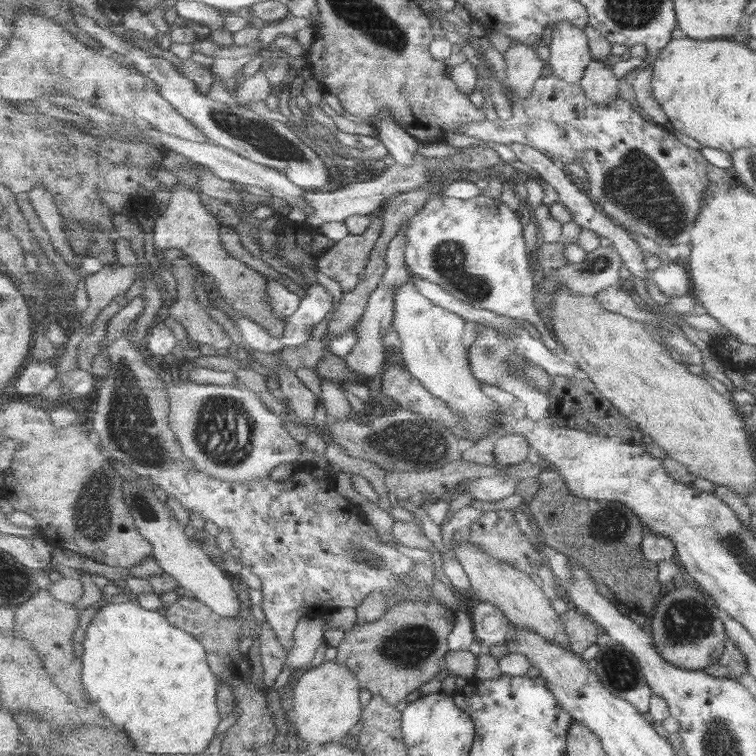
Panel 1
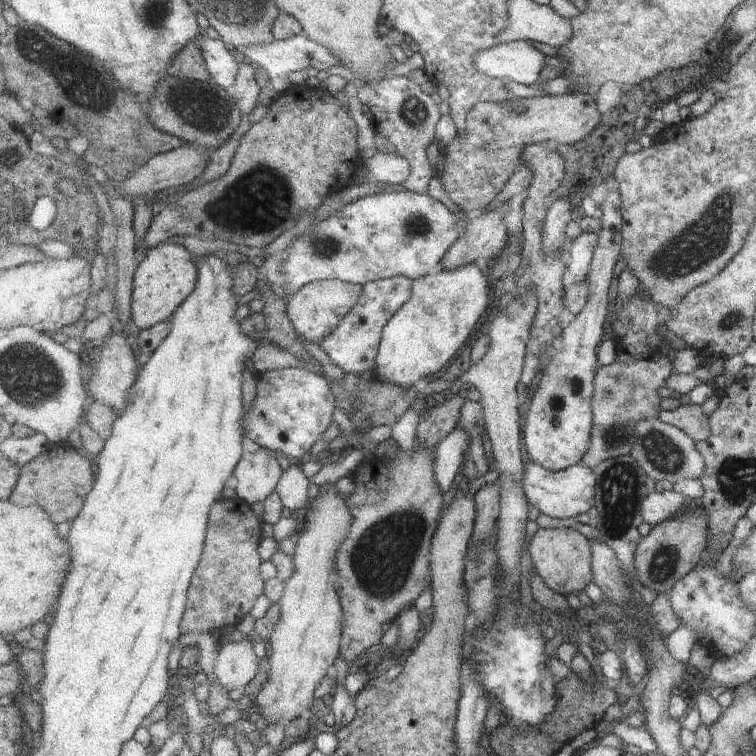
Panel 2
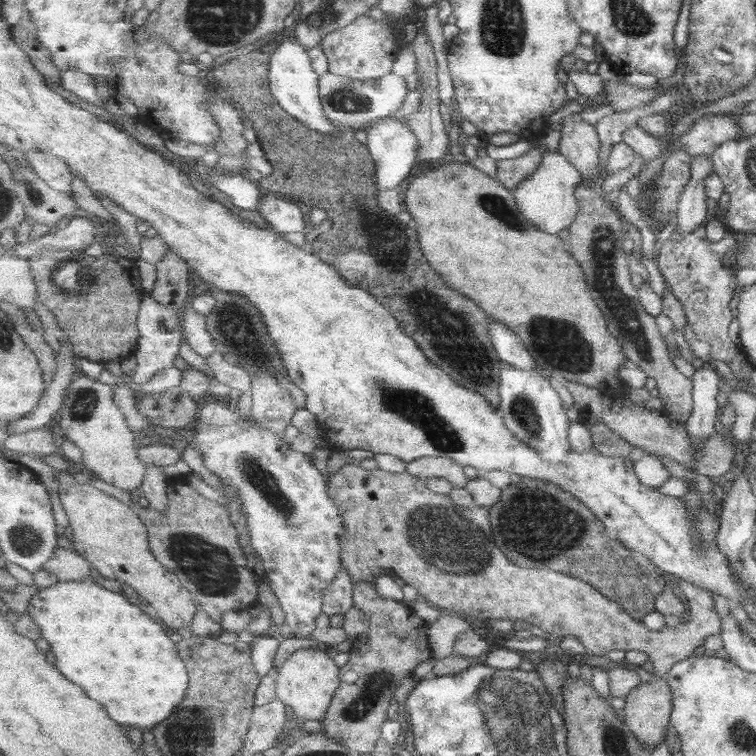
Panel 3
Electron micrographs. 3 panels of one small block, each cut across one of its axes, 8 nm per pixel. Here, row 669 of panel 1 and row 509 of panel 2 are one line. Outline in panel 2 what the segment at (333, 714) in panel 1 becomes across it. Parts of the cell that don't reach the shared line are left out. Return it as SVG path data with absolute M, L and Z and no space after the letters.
M329 483L324 489L319 488L321 494L320 496L317 494L317 498L311 501L310 510L305 516L305 528L293 538L296 548L292 558L297 571L291 579L286 581L286 590L279 602L282 616L269 640L271 644L270 678L250 704L259 710L268 726L273 726L277 722L282 722L286 726L302 715L308 714L309 709L313 708L315 692L319 684L327 676L327 670L334 666L342 648L345 616L340 598L338 594L335 594L333 582L337 580L336 553L341 544L344 544L352 528L352 515L345 505L345 495L337 494L333 486L334 484Z

